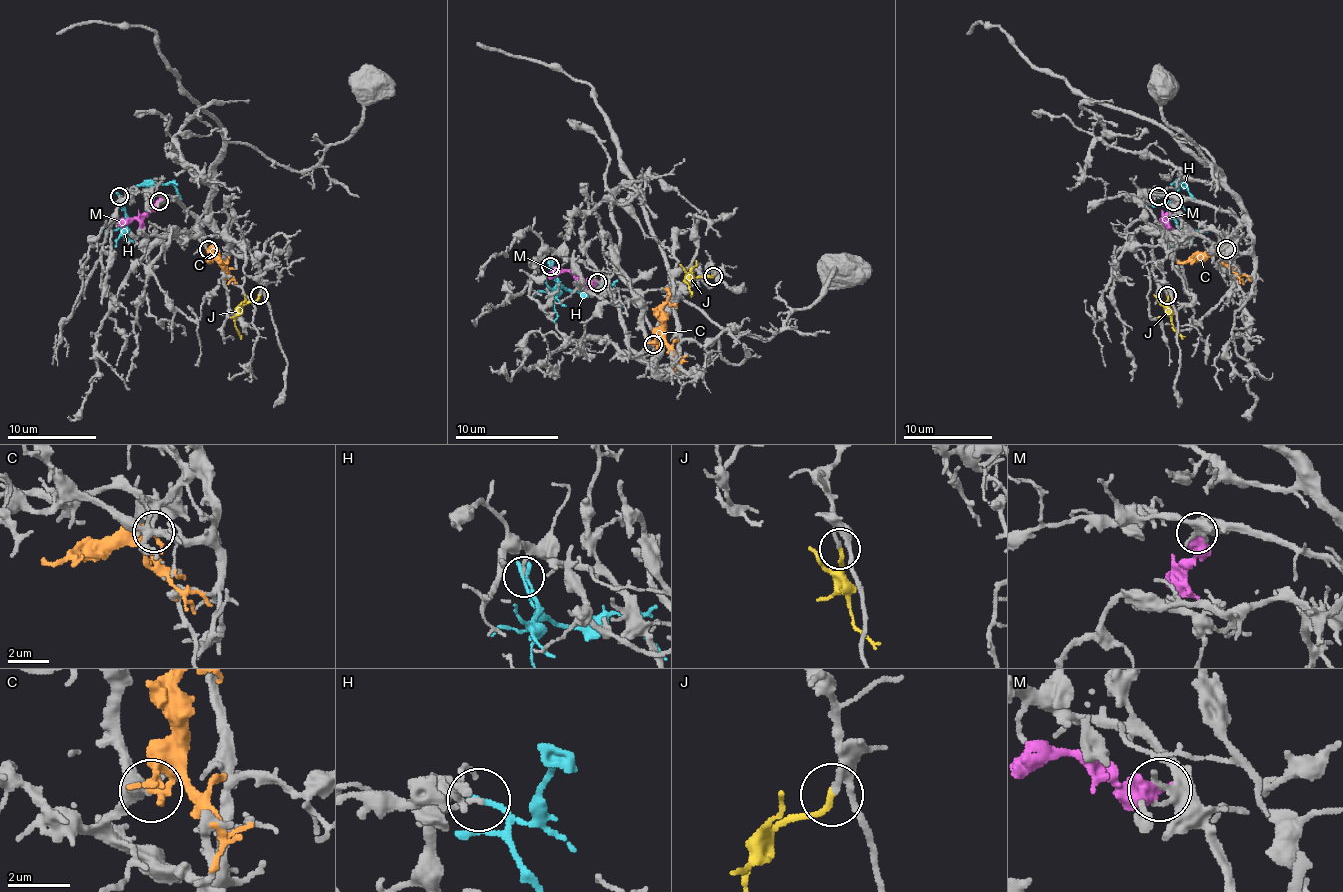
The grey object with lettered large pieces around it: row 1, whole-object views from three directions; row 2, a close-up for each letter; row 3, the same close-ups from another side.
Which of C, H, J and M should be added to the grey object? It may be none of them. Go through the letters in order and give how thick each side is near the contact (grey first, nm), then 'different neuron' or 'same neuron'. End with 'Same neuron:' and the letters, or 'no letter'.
C: calibres 320 and 300 nm; different neuron
H: calibres 160 and 220 nm; different neuron
J: calibres 180 and 200 nm; same neuron
M: calibres 400 and 440 nm; different neuron
Same neuron: J

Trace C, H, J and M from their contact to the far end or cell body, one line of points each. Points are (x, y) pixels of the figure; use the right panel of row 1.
C: (1226, 248), (1222, 253), (1193, 253), (1184, 261), (1178, 261)
H: (1158, 195), (1171, 202), (1180, 186), (1173, 184), (1184, 184), (1193, 199)
J: (1167, 295), (1173, 330), (1182, 339)
M: (1173, 202), (1173, 208), (1162, 219), (1169, 224)

